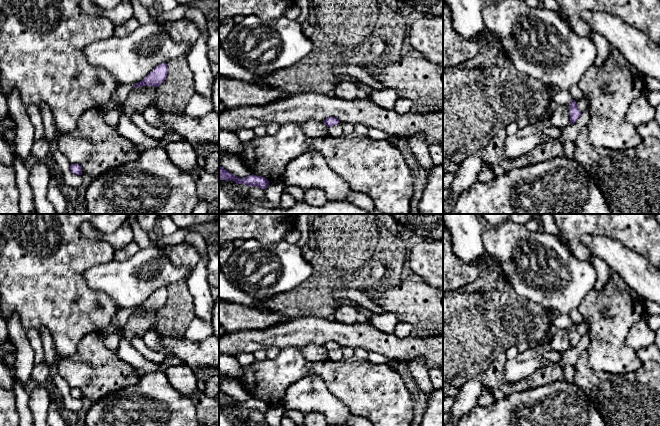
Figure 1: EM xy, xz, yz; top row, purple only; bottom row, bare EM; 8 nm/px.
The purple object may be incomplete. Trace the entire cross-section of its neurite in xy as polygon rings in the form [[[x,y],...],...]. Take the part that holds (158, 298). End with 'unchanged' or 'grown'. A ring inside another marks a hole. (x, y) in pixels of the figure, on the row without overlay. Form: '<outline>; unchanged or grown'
[[[166,287],[156,290],[142,305],[136,307],[134,312],[141,310],[154,310],[158,311],[168,298],[168,291]]]; unchanged

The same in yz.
[[[572,324],[569,328],[570,331],[570,348],[574,348],[581,339],[581,335],[577,332],[575,324]]]; unchanged

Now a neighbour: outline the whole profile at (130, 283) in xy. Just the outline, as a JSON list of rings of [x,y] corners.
[[[163,246],[140,249],[129,259],[92,266],[83,273],[88,287],[107,294],[116,308],[142,305],[156,290],[185,279],[187,270],[176,267]]]

